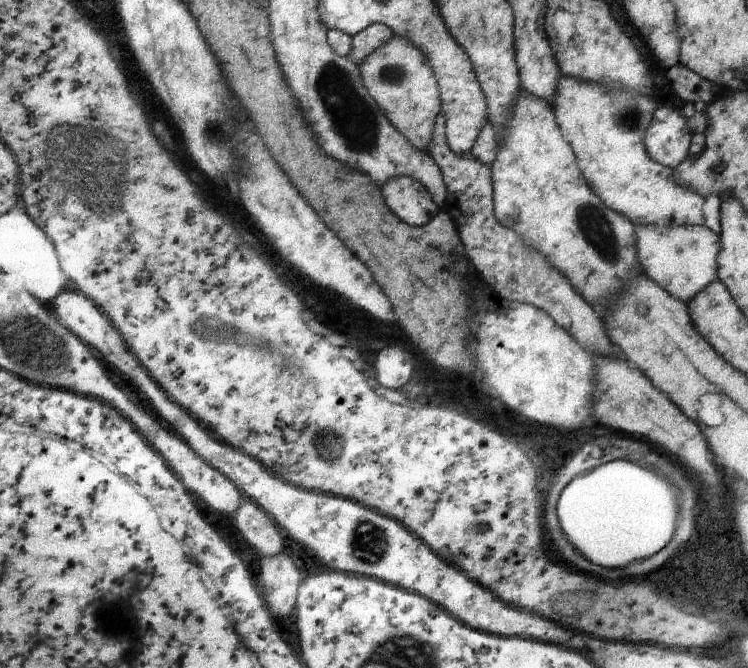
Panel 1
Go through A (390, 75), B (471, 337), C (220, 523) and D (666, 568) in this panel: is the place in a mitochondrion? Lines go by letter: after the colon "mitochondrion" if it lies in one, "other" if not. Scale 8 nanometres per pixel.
A: mitochondrion
B: other
C: other
D: other

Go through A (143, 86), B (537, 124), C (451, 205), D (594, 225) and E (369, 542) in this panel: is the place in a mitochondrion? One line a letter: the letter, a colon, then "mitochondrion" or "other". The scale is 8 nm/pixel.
A: other
B: other
C: other
D: mitochondrion
E: mitochondrion

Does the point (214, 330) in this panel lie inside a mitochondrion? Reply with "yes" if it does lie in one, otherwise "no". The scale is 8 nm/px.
yes

